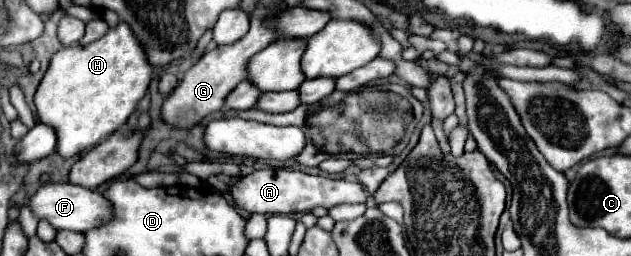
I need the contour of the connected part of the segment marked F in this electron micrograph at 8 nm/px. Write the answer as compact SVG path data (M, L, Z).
M42 183L30 197L26 197L24 205L30 207L36 219L46 219L58 231L70 229L84 233L86 229L92 229L94 225L100 225L106 217L110 217L110 205L106 205L106 199L98 191L72 183Z

